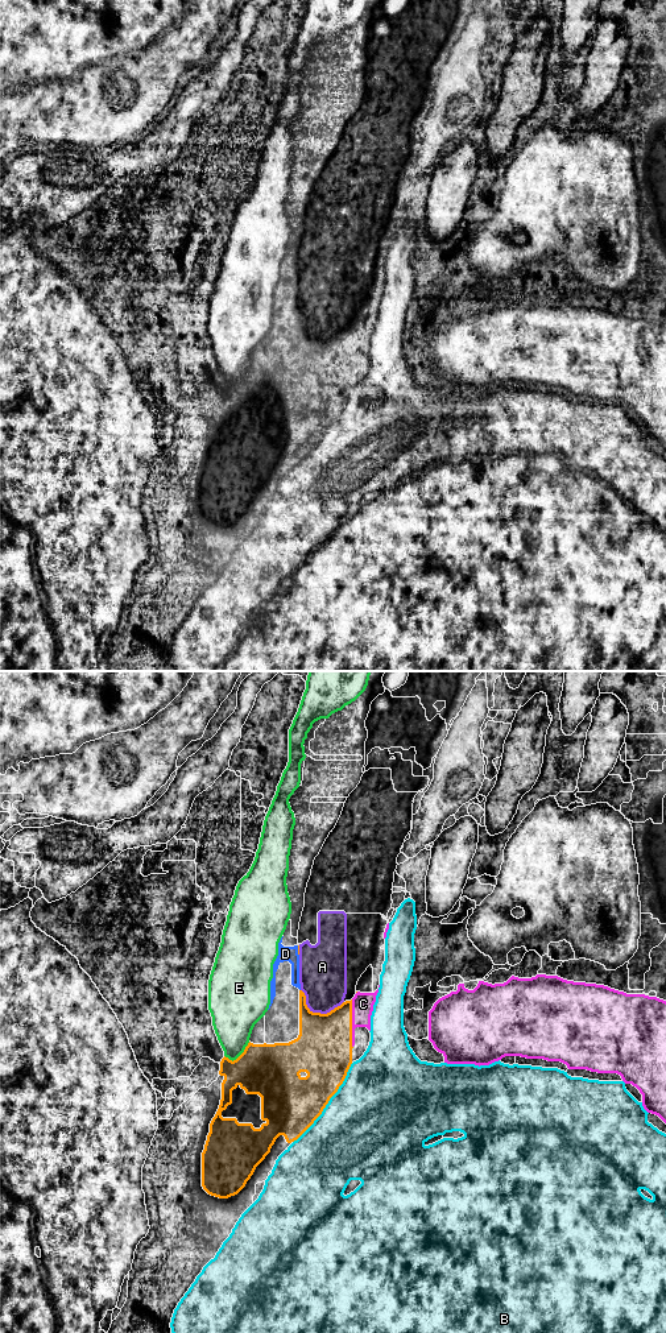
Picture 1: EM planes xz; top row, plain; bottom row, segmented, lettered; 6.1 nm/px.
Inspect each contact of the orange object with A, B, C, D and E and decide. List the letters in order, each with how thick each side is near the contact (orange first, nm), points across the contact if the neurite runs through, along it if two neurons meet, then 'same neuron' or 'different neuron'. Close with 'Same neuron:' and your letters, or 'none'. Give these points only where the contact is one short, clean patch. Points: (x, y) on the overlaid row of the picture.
A: 360/280 nm | different neuron
B: 360/500 nm | different neuron
C: 360/130 nm | different neuron
D: 20/100 nm | along xz (297, 946), (298, 955) | different neuron
E: 340/280 nm | different neuron
Same neuron: none

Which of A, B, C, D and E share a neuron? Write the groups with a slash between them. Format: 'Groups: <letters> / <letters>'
Groups: A / B / C / D / E

